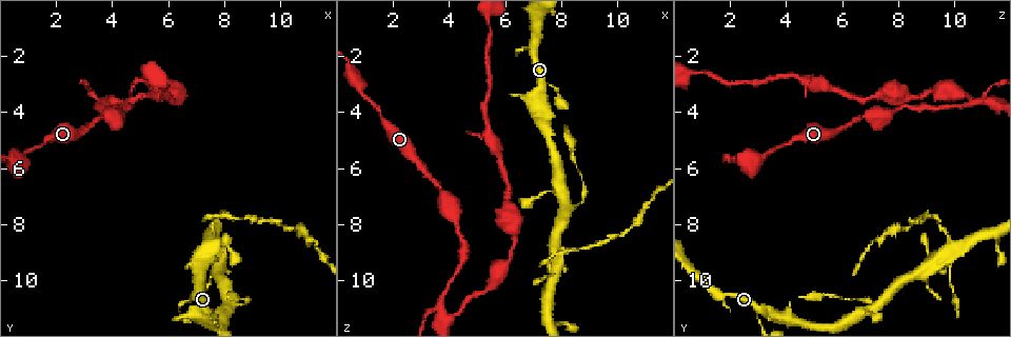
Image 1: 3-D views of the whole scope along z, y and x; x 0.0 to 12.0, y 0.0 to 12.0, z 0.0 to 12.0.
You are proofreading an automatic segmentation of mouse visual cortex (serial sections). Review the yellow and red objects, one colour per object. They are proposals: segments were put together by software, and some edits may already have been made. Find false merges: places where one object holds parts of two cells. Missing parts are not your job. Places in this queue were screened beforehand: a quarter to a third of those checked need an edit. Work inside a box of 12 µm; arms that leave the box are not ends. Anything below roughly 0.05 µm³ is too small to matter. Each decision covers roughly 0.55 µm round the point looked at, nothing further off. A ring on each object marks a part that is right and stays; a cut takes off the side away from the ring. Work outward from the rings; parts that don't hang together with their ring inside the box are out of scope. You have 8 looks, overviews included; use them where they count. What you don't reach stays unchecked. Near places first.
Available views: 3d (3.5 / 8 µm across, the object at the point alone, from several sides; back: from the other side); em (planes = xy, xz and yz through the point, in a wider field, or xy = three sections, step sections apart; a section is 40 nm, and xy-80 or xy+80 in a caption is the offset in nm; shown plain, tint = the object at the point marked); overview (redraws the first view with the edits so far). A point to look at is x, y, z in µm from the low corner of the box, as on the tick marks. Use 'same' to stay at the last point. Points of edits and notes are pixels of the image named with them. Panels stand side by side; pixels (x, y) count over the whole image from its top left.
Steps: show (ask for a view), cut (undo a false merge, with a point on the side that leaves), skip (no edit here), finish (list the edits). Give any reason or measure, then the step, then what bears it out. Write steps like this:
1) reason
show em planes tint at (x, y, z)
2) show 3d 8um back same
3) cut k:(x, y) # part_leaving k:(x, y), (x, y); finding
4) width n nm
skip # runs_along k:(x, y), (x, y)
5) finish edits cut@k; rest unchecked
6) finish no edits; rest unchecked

a narrow waist
show em xy step 5 tint at (7.2, 11.2, 3.5)

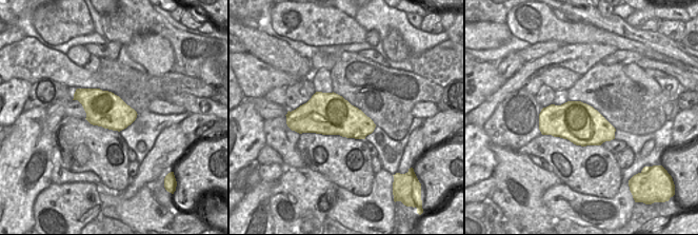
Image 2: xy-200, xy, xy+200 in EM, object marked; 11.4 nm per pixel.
see where the arms go
show 3d 3.5um back same

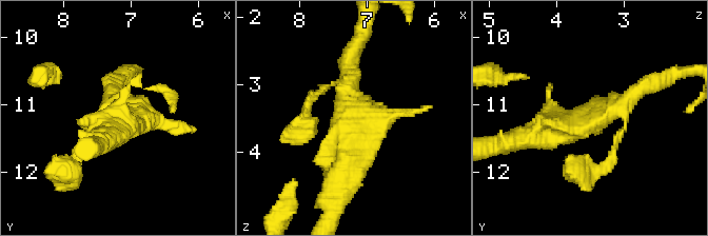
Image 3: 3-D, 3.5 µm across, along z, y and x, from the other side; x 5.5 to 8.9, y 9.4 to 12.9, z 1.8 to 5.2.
skip # runs_along 3:(651, 82), (592, 121), (530, 137); all the same cell

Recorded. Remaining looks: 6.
thin arm on a thick one
show 3d 3.5um back at (8.1, 10.8, 7.4)

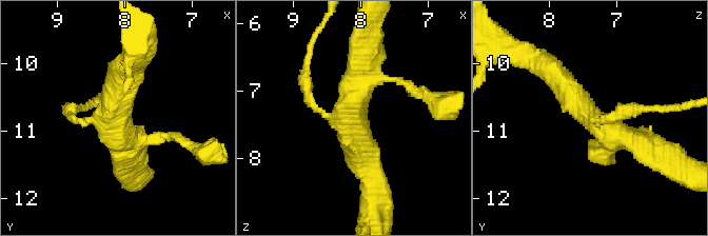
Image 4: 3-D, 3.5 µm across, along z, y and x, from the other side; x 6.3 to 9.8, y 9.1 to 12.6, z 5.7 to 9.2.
arms 3; arm_widths 150, 350, 400 nm
show em xy step 1 tint at (8.05, 10.90, 7.30)

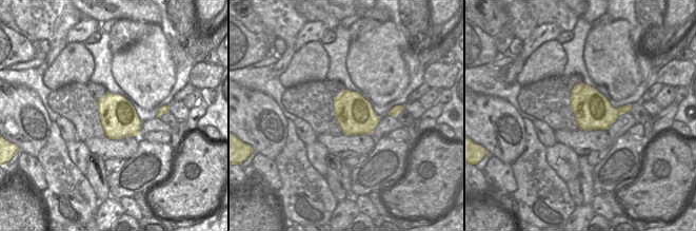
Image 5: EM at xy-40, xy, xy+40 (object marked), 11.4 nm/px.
width 420 nm
skip # runs_along 4:(653, 152), (607, 132), (548, 67); continuous, no second cell

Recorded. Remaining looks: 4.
abrupt turn
show 3d 3.5um back at (3.9, 3.6, 11.4)

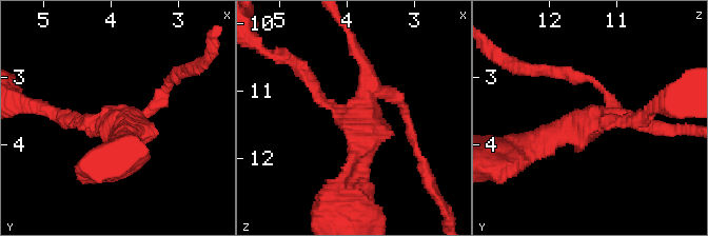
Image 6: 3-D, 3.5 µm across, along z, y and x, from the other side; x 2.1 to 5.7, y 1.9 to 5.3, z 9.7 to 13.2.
show em xy step 2 tint at (3.85, 3.65, 11.40)

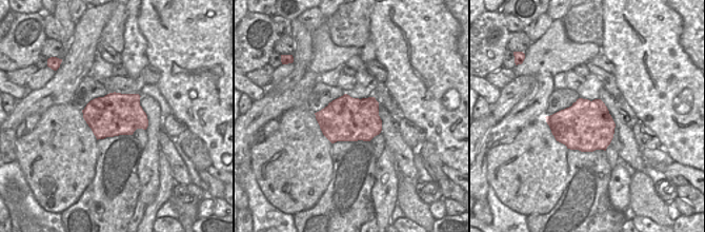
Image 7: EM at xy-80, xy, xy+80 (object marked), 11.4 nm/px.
cut 6:(402, 107) # part_leaving 6:(381, 92), (401, 102), (420, 157); two cells meet here

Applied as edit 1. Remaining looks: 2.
finish edits cut@6; rest unchecked

